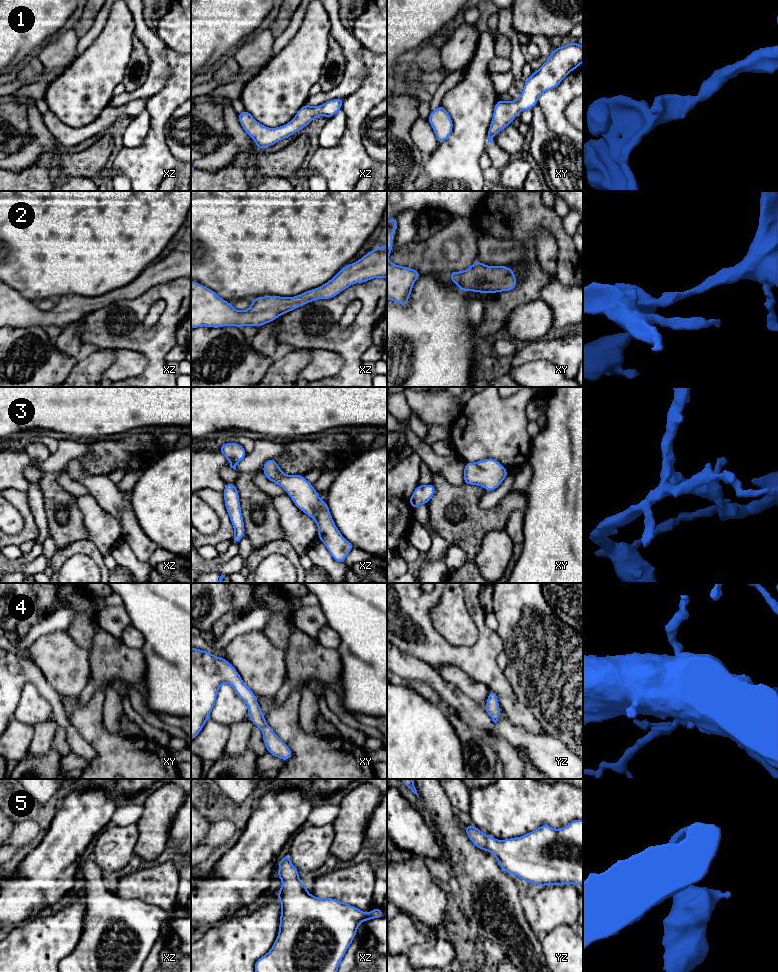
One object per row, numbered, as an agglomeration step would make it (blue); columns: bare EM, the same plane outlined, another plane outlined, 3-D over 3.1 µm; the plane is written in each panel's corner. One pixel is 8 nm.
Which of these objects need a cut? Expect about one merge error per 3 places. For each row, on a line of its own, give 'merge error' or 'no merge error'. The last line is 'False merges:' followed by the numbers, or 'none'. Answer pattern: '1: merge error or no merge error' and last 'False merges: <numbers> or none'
1: no merge error
2: no merge error
3: no merge error
4: no merge error
5: no merge error
False merges: none

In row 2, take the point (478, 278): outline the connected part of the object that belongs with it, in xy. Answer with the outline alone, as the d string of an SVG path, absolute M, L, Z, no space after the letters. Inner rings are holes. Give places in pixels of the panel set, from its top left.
M475 261L461 272L451 272L449 278L462 291L483 294L511 291L517 285L514 271L507 266L488 266Z

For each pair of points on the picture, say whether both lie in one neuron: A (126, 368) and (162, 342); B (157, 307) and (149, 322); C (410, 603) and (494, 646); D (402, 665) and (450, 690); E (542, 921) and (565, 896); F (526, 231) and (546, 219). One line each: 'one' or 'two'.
A: two
B: one
C: one
D: one
E: one
F: one

